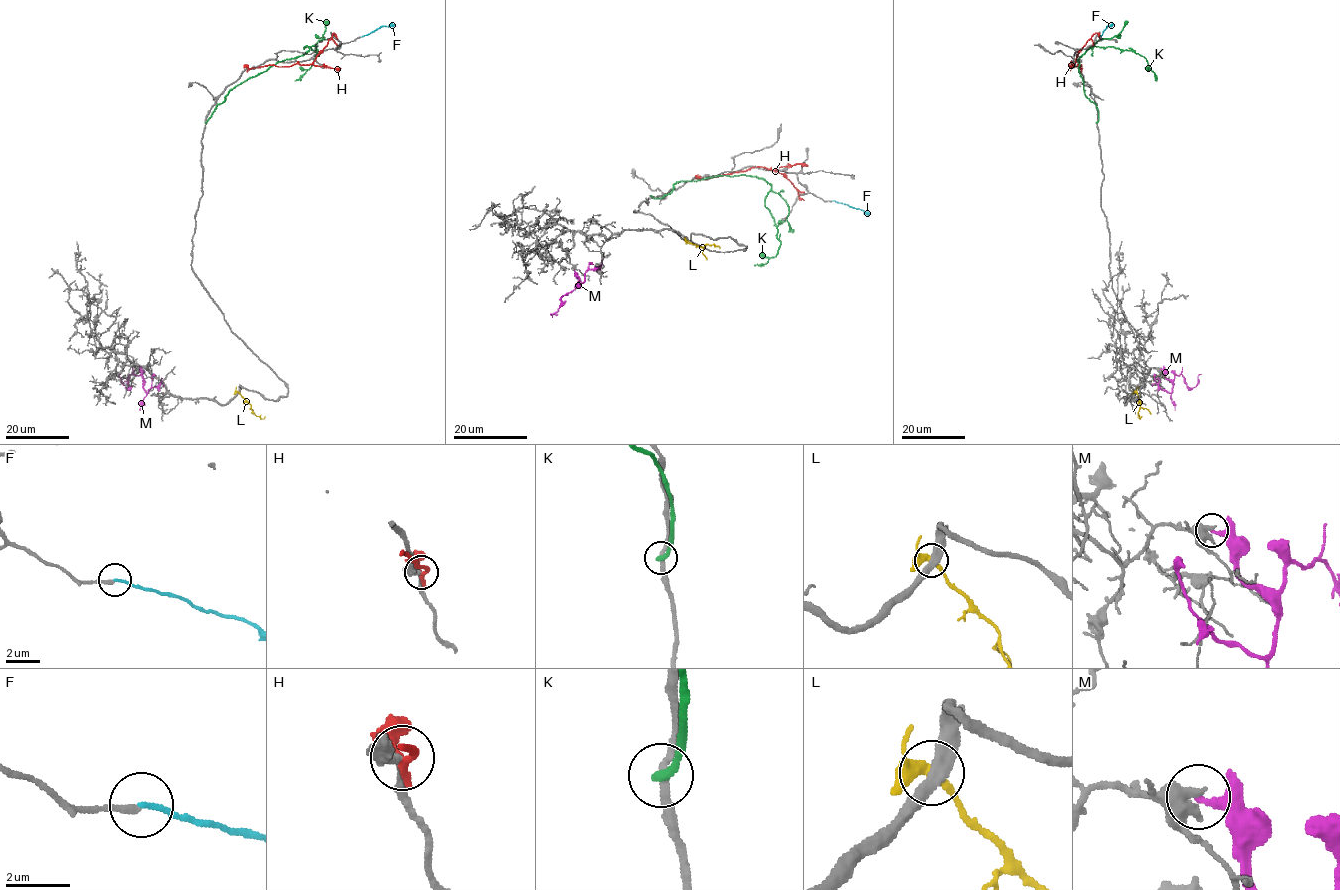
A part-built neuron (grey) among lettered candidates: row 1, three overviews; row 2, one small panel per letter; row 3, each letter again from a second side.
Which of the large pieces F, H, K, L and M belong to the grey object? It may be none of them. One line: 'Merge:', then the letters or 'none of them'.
Merge: F

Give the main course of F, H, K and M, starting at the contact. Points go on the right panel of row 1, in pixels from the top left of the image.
F: (1100, 37), (1111, 24)
H: (1081, 68), (1071, 63), (1075, 63), (1077, 55), (1093, 34), (1096, 33), (1100, 39)
K: (1096, 123), (1097, 107), (1084, 94), (1078, 62), (1092, 46), (1115, 47), (1138, 53), (1146, 59), (1156, 81)
M: (1160, 369), (1168, 380), (1182, 375), (1190, 387), (1197, 384), (1201, 374)

